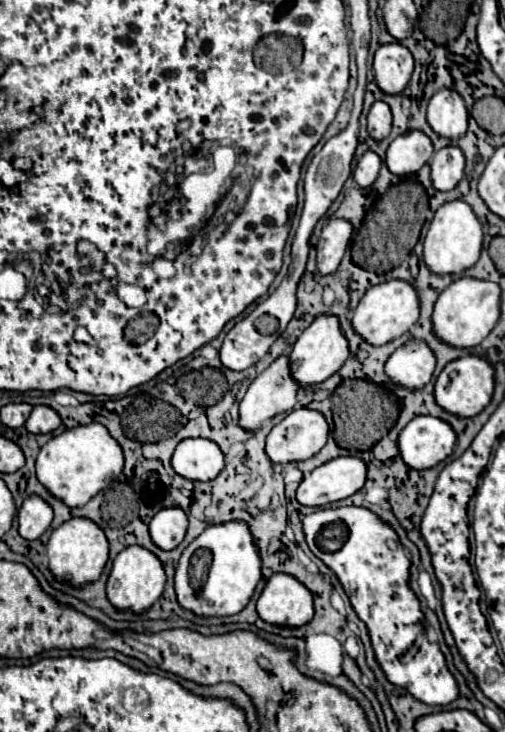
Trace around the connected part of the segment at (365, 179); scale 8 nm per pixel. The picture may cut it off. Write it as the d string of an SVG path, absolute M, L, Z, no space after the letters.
M365 152L363 158L359 160L355 172L353 172L353 178L357 182L359 188L369 188L377 174L379 174L379 168L381 168L381 158L375 154L375 152Z

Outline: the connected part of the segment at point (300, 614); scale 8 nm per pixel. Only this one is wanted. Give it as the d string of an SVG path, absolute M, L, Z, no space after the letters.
M273 574L257 600L257 614L273 626L301 628L313 618L311 592L289 574Z

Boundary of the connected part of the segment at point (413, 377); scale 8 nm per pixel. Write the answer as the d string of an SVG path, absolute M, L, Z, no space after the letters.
M409 340L397 348L385 362L385 374L393 384L401 384L409 392L421 390L433 376L435 356L421 340Z

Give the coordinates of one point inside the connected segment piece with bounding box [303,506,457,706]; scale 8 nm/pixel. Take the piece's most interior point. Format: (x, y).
(364, 553)

